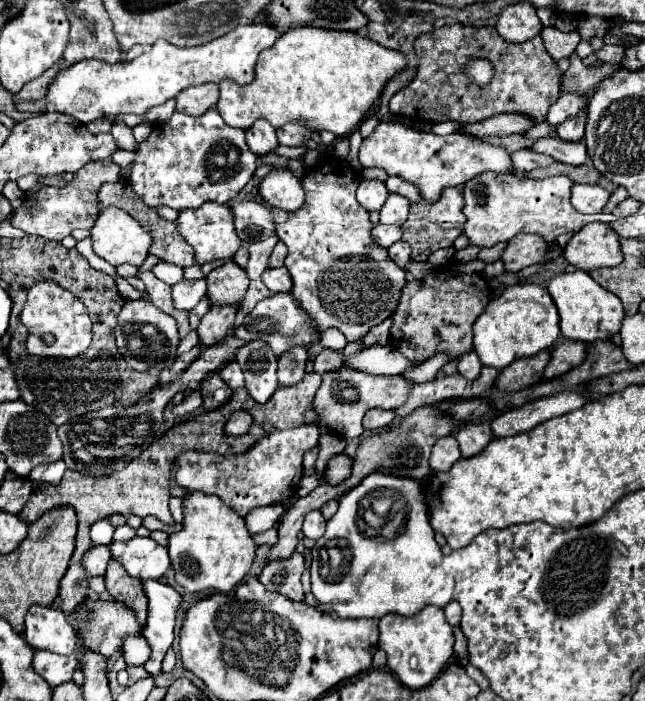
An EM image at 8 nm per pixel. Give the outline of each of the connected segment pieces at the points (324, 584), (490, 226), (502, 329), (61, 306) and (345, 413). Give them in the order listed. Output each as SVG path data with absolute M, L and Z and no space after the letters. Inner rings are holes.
M369 475L345 493L339 499L339 511L327 521L325 535L311 549L311 593L319 605L337 613L343 619L349 617L375 617L381 619L387 613L399 615L415 615L425 605L445 607L453 599L453 579L441 567L441 547L435 541L435 533L427 519L427 505L421 493L421 485L413 479L399 479L391 475ZM393 489L399 491L409 505L409 515L405 521L403 533L393 539L371 539L359 533L357 527L357 509L359 501L371 491ZM333 539L345 539L351 551L349 571L341 577L339 583L329 583L327 563L321 557L321 549L325 549Z
M485 171L469 179L463 187L463 213L467 217L463 235L477 247L493 247L499 241L513 239L517 233L539 233L551 243L563 233L579 233L591 221L605 221L605 215L579 213L571 205L571 187L573 181L565 175L563 179L527 179L515 171Z
M511 285L499 297L495 297L483 315L473 325L473 349L479 359L487 367L505 369L515 359L531 357L537 351L549 349L559 339L559 315L557 307L547 293L547 289L539 285Z
M37 281L29 293L25 307L21 311L21 323L27 327L27 353L39 357L48 358L74 358L81 355L89 343L91 343L91 319L87 313L87 307L77 299L69 289L57 285L55 281ZM47 333L53 333L55 341L53 345L45 345L43 337Z
M343 365L339 371L335 369L323 373L321 387L313 401L313 411L317 413L321 427L327 427L341 437L359 437L363 433L361 419L367 409L399 409L407 401L413 387L415 383L405 379L403 375L371 375Z

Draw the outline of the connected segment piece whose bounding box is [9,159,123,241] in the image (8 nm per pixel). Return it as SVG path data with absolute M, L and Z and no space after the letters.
M111 159L87 163L87 167L79 169L73 175L73 181L67 183L65 187L47 187L45 185L39 191L27 195L23 199L23 205L9 215L9 221L13 227L17 227L25 233L41 235L51 241L63 241L73 229L91 229L91 223L95 223L95 215L99 215L99 211L97 211L99 187L105 181L119 183L121 179L123 179L121 169Z

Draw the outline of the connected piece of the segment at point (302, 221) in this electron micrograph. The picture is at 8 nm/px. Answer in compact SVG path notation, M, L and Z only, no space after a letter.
M345 163L331 167L329 173L325 173L323 169L311 169L301 179L301 187L305 189L303 207L289 213L287 221L277 225L277 235L289 249L289 255L285 257L285 267L289 269L289 275L293 279L293 289L291 289L293 299L311 317L313 327L317 331L335 327L345 335L349 343L363 339L373 327L377 327L379 323L383 323L387 317L395 313L401 287L405 283L403 269L391 263L387 249L379 247L371 237L373 223L369 221L369 213L363 207L359 207L355 199L355 191L359 183L361 177L357 175L357 171L353 171L353 167Z

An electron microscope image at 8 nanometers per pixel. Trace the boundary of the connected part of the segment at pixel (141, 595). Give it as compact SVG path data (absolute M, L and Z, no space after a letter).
M111 559L107 565L105 585L115 601L121 601L127 607L131 607L137 613L139 621L145 623L145 619L147 619L147 595L143 591L143 583L131 575L127 575L127 571L123 567L119 567L119 563L115 559Z

